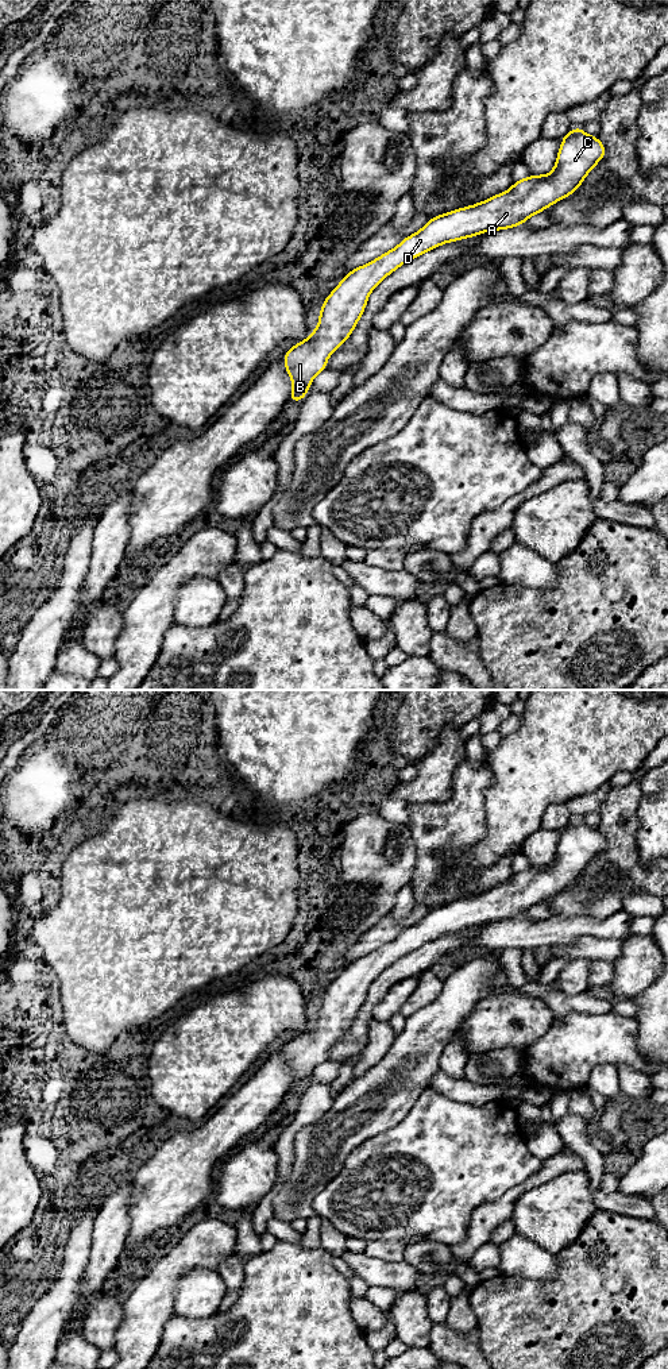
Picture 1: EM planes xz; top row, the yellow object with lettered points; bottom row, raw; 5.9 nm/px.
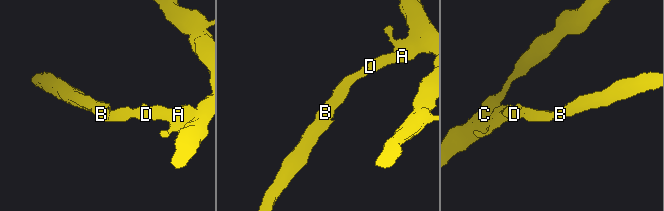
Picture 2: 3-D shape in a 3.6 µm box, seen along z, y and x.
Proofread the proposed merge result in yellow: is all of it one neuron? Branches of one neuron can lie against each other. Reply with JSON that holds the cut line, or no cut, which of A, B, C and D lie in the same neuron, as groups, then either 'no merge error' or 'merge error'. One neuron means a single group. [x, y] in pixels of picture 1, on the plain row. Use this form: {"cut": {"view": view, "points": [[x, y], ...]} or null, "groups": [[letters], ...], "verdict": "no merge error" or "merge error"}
{"cut": null, "groups": [["A", "B", "C", "D"]], "verdict": "no merge error"}

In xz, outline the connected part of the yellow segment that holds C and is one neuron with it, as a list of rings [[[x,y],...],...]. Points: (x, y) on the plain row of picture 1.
[[[582,818],[572,820],[563,828],[553,861],[547,867],[532,865],[516,872],[506,884],[498,884],[491,890],[459,899],[448,905],[430,909],[416,925],[406,928],[397,938],[378,948],[372,953],[350,963],[320,999],[318,1018],[302,1033],[296,1034],[285,1046],[283,1056],[293,1073],[289,1094],[301,1094],[309,1083],[312,1071],[327,1060],[327,1052],[351,1026],[366,1000],[370,984],[377,976],[395,960],[408,952],[428,944],[443,934],[457,933],[463,929],[474,929],[479,925],[518,918],[530,907],[545,902],[549,896],[571,887],[584,872],[586,867],[606,847],[605,836],[599,829],[587,826]]]

